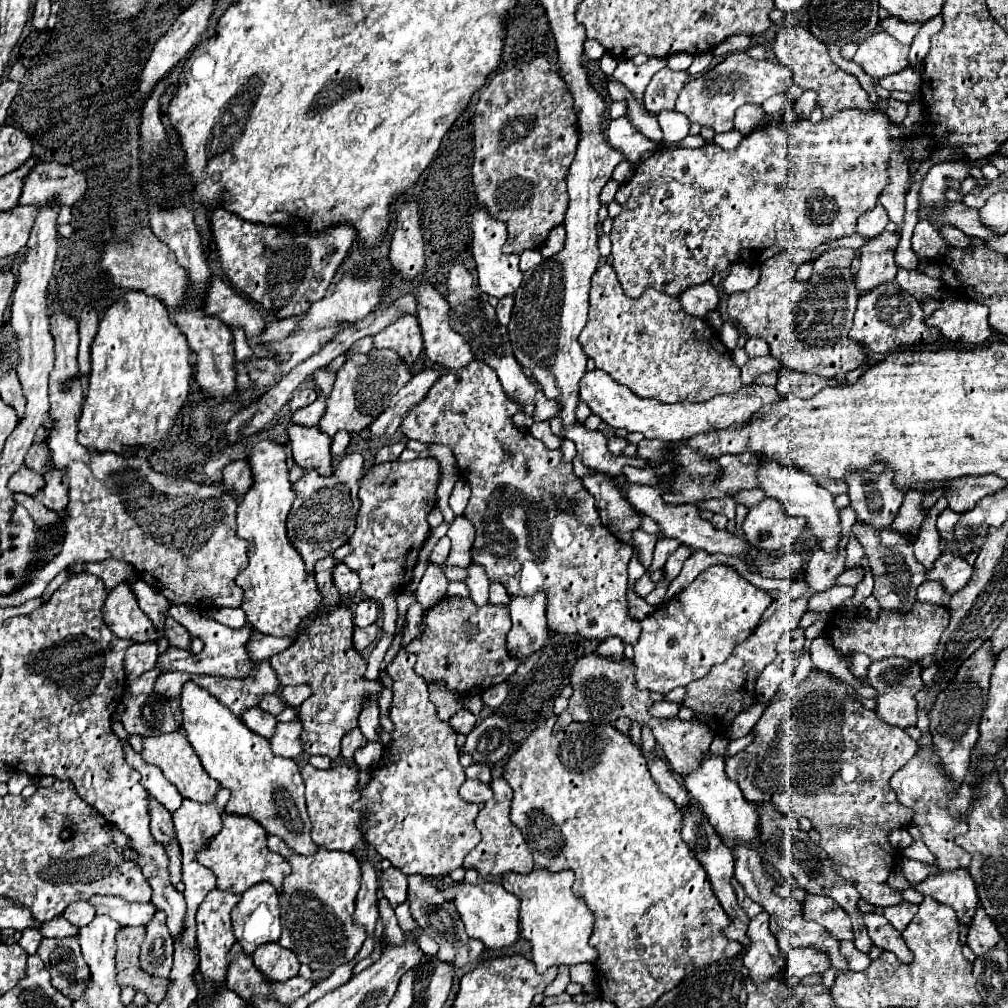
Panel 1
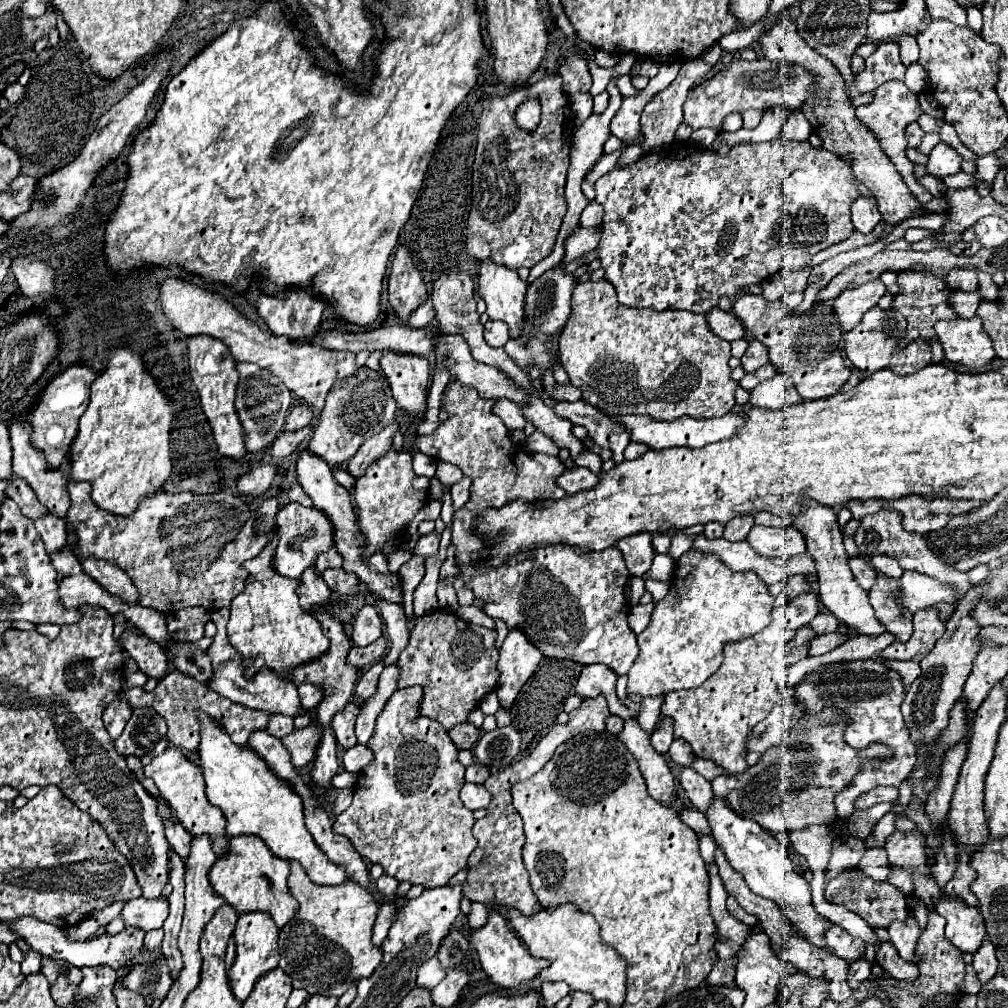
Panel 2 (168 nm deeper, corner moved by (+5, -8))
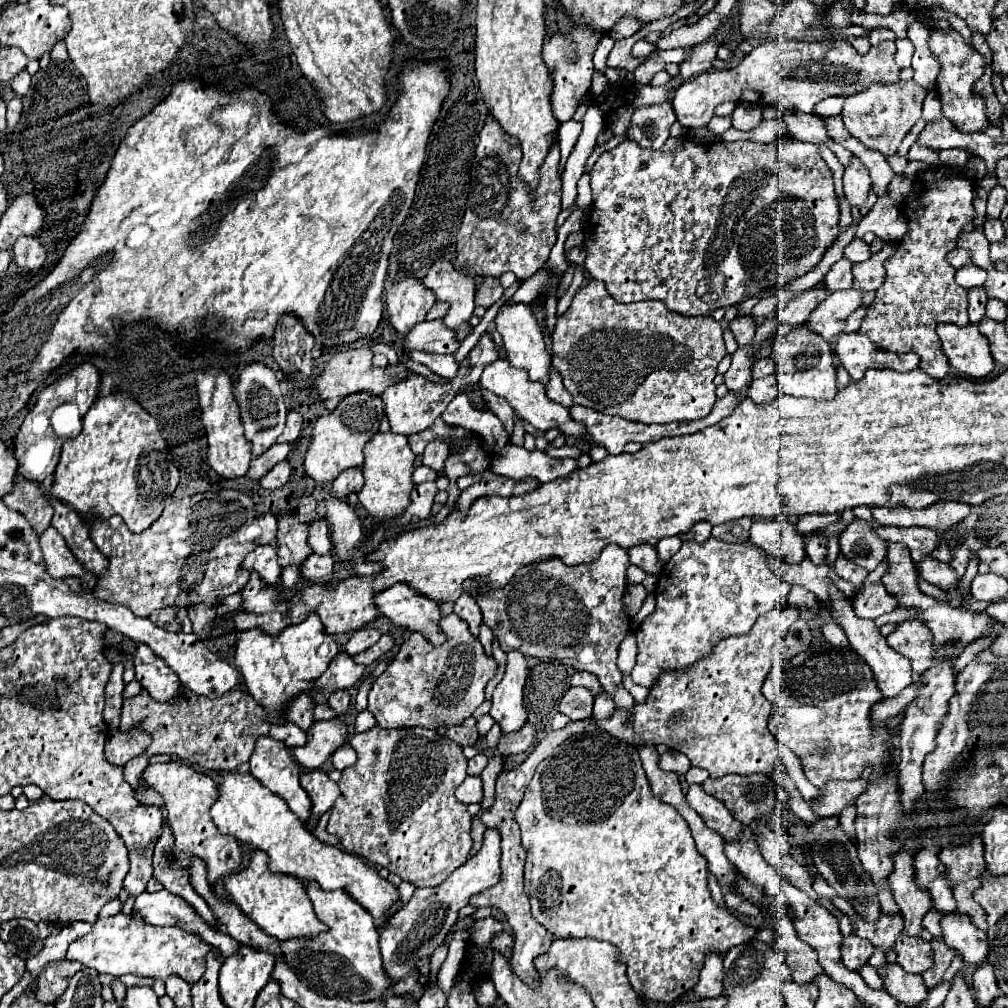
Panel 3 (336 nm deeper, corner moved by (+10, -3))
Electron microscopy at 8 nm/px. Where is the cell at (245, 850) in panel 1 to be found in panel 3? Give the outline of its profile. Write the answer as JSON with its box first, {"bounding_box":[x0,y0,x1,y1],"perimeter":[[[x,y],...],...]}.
{"bounding_box":[224,850,328,940],"perimeter":[[[254,850],[250,864],[246,870],[226,876],[224,886],[234,898],[234,902],[242,908],[242,912],[256,922],[268,936],[276,940],[292,940],[292,938],[312,938],[328,928],[316,918],[312,902],[298,878],[286,874],[272,874],[268,870],[268,856],[262,850]]]}

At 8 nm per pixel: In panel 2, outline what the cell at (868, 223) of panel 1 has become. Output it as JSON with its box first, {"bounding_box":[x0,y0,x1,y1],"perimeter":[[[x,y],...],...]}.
{"bounding_box":[851,195,881,233],"perimeter":[[[861,195],[861,199],[857,199],[857,203],[851,205],[851,221],[857,231],[871,233],[879,219],[881,219],[881,213],[877,209],[877,203],[869,197]]]}

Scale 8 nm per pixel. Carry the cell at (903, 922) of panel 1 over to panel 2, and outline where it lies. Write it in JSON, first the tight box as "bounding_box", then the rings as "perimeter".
{"bounding_box":[889,917,921,961],"perimeter":[[[907,917],[903,921],[893,921],[889,925],[889,939],[895,945],[897,953],[905,959],[905,961],[917,961],[915,959],[915,943],[917,943],[917,935],[921,935],[921,929],[915,921],[915,917]]]}

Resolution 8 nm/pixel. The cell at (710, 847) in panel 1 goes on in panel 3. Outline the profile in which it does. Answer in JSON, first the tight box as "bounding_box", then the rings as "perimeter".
{"bounding_box":[694,954,722,998],"perimeter":[[[708,954],[704,968],[700,972],[700,980],[694,986],[694,994],[698,998],[716,998],[722,994],[722,958],[718,954]]]}

